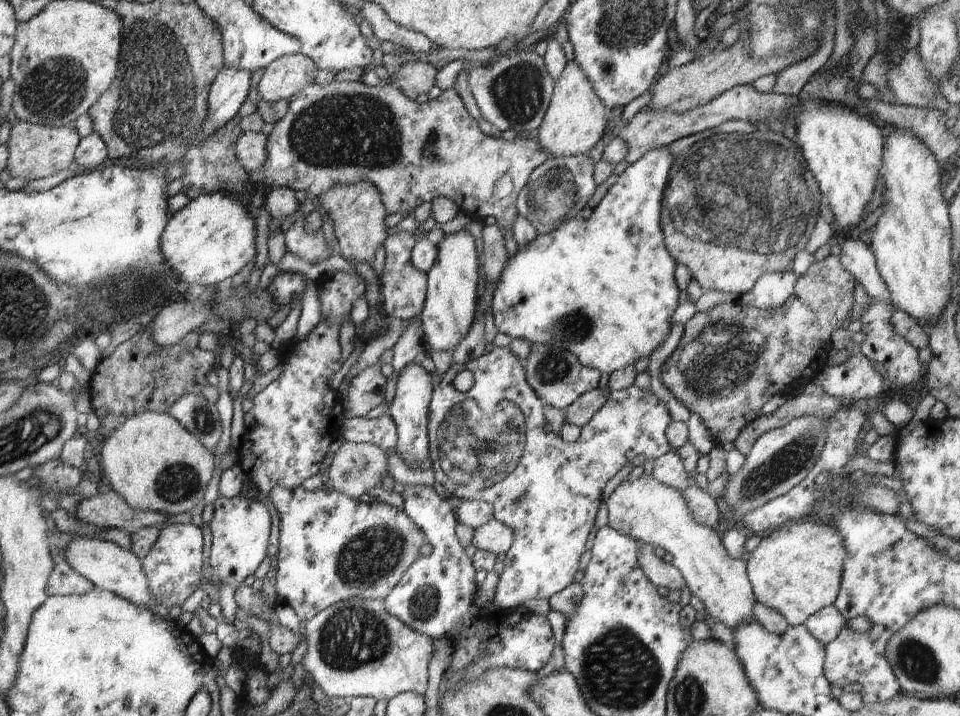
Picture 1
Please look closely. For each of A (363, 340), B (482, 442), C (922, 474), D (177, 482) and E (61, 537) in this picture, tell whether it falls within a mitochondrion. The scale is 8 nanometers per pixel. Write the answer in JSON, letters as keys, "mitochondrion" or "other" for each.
{"A":"other","B":"mitochondrion","C":"other","D":"mitochondrion","E":"other"}

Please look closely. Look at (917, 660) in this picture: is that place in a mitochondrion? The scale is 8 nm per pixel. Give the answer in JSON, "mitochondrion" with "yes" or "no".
{"mitochondrion":"yes"}

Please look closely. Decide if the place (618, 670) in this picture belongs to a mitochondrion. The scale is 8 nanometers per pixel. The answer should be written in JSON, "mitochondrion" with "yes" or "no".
{"mitochondrion":"yes"}

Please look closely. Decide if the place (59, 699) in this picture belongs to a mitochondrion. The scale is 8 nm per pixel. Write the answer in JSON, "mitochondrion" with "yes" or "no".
{"mitochondrion":"yes"}

